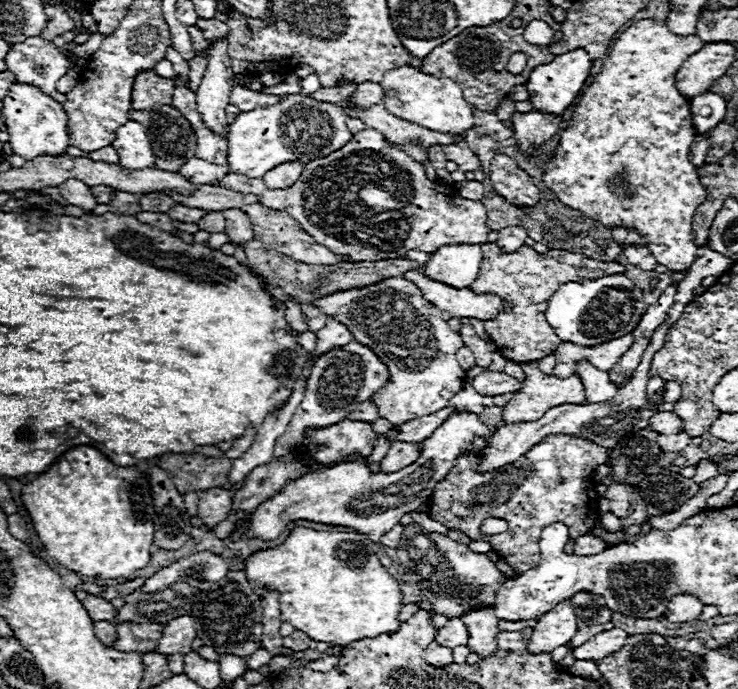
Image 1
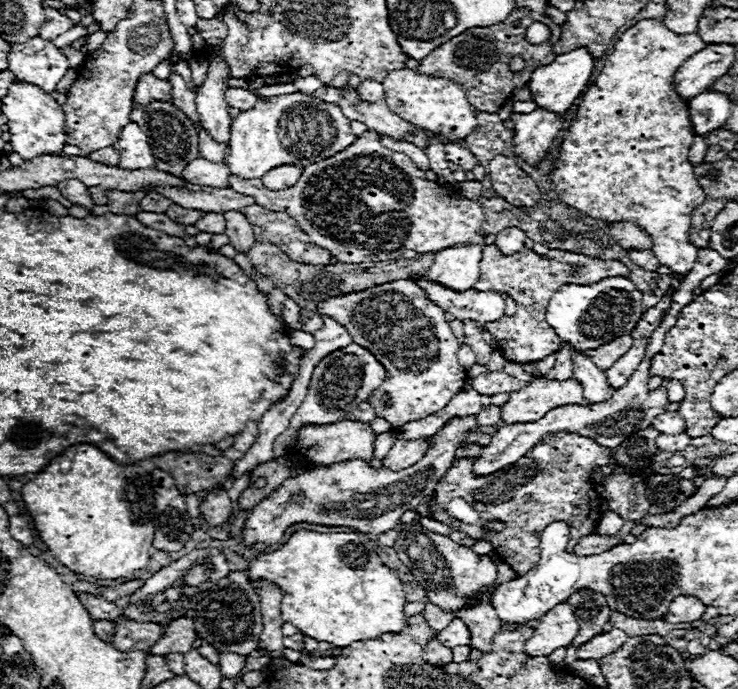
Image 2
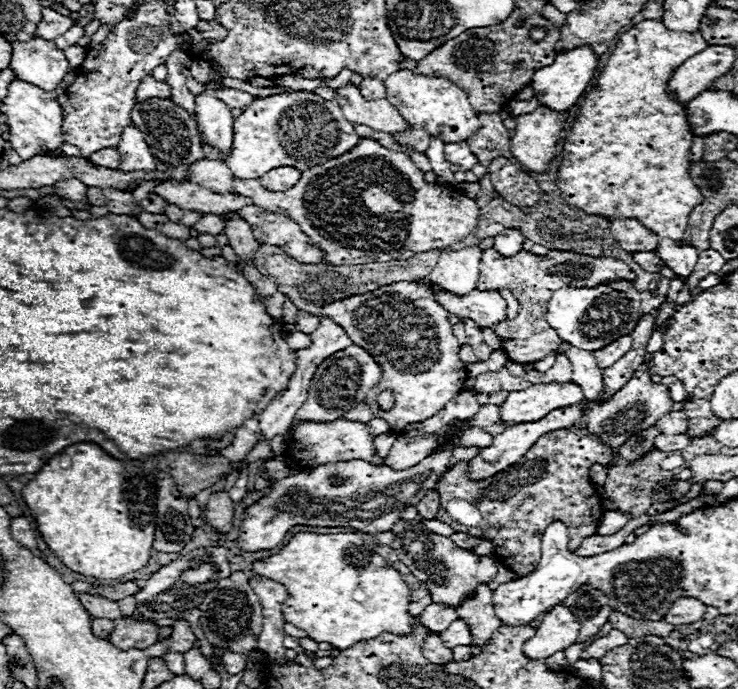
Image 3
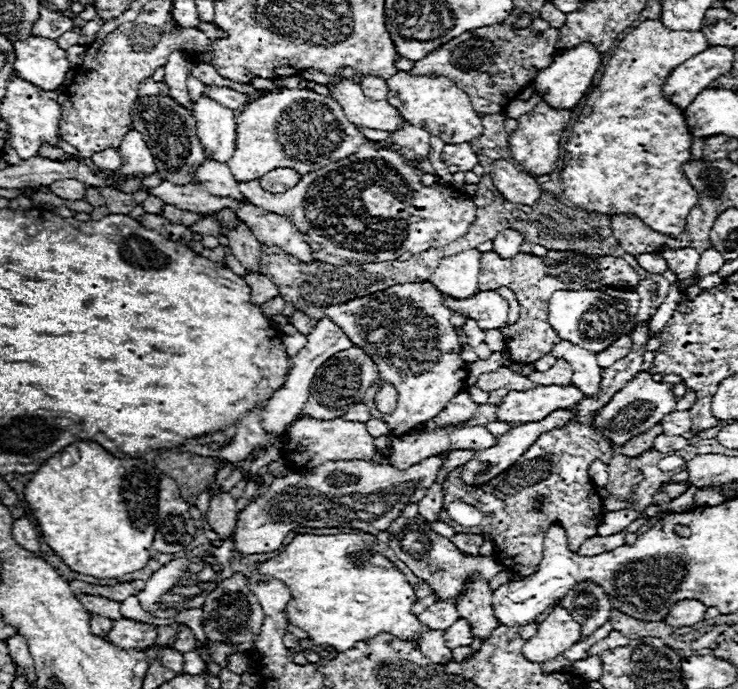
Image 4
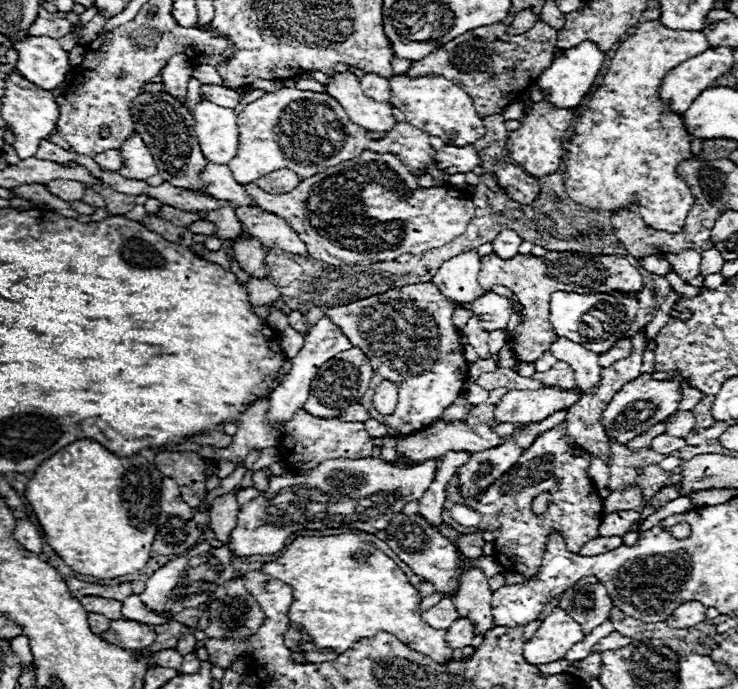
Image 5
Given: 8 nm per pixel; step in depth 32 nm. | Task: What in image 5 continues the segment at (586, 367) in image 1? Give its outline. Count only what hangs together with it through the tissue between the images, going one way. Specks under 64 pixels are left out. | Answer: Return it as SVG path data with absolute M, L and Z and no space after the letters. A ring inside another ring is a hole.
M554 336L554 342L550 344L550 352L554 354L556 360L568 362L576 374L576 384L582 392L592 392L594 386L600 380L600 364L598 364L598 354L586 350L584 346L570 342L568 338Z

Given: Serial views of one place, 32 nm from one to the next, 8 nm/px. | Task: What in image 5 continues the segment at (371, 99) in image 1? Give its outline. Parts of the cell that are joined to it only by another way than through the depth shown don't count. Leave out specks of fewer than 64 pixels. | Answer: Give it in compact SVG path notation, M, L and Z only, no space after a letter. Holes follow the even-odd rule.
M366 74L364 78L360 78L360 84L366 96L378 102L390 100L390 78L384 78L380 74Z

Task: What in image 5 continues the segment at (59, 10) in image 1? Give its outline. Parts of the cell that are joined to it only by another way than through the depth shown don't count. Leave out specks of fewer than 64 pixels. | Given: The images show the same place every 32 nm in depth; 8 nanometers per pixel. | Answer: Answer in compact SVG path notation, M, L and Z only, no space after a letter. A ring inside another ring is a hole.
M41 7L38 18L34 20L28 30L28 36L50 36L50 38L60 40L70 30L72 30L72 22L68 22L66 18L60 18L58 14L50 14L50 12Z

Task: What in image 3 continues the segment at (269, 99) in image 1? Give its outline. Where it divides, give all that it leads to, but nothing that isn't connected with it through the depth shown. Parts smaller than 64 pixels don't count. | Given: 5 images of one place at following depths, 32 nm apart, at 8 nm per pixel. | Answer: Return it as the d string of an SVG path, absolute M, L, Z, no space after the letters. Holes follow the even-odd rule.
M220 88L216 92L216 96L226 102L226 106L230 108L248 108L252 102L254 102L254 96L246 94L246 92L240 92L240 90L232 90L232 88Z

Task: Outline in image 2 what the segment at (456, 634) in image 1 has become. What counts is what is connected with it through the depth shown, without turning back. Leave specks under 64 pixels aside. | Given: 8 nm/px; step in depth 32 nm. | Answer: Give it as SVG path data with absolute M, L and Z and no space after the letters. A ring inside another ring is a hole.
M454 618L444 630L438 632L438 640L440 640L444 646L448 646L448 648L468 646L468 644L470 644L468 626L466 626L460 618Z

